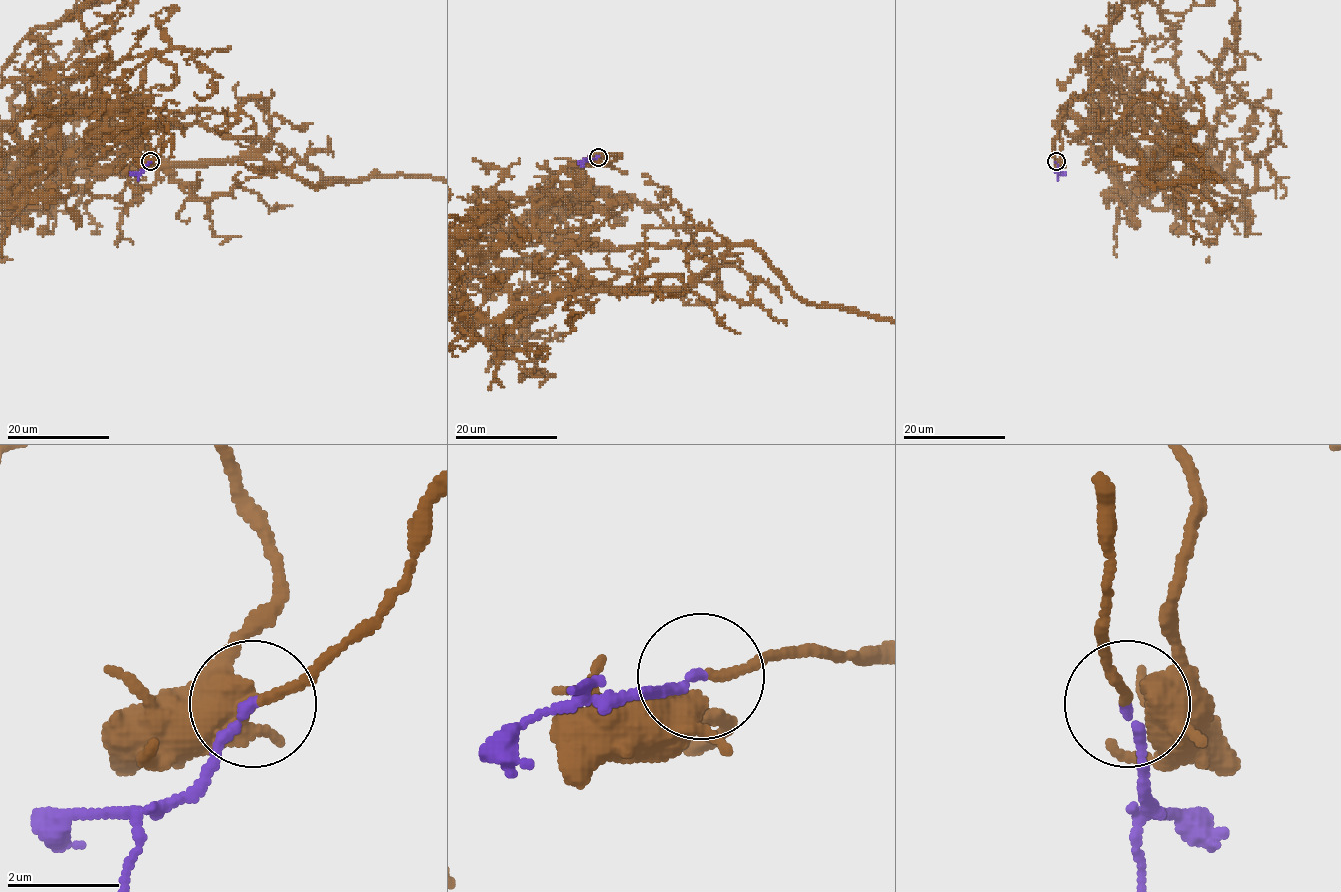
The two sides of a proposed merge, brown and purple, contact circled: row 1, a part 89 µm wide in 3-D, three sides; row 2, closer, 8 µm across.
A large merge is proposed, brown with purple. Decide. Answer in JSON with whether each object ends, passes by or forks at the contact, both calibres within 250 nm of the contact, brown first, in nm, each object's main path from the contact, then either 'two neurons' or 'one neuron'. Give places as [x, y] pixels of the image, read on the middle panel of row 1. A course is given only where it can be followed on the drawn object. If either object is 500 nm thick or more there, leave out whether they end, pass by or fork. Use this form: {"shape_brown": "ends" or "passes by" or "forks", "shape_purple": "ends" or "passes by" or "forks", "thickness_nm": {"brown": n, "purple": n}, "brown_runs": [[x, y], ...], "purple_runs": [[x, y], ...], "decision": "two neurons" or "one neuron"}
{"shape_brown": "passes by", "shape_purple": "ends", "thickness_nm": {"brown": 220, "purple": 160}, "purple_runs": [[598, 156], [577, 164]], "decision": "one neuron"}

